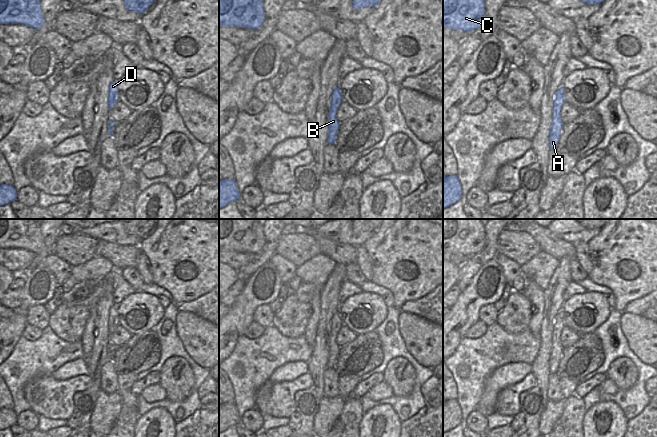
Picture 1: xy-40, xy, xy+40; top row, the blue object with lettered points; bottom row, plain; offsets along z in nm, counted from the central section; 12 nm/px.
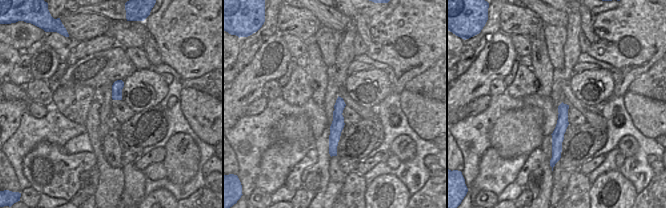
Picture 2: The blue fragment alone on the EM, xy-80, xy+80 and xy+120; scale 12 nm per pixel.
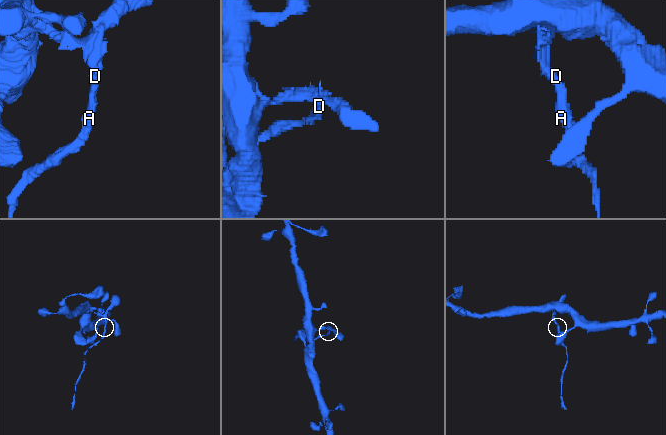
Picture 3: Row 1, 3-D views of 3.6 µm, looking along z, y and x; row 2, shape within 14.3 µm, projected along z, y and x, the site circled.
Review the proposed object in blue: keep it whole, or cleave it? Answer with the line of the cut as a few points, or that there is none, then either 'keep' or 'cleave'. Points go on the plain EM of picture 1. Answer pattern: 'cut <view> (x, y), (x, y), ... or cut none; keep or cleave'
cut xy+40 (553, 331), (560, 339); cleave

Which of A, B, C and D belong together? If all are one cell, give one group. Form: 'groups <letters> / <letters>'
groups A B / C D

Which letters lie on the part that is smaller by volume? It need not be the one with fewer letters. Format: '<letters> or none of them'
A, B

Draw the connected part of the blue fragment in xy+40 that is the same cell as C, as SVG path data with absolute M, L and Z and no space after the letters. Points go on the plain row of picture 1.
M443 219L443 252L472 256L485 247L485 221L483 219Z

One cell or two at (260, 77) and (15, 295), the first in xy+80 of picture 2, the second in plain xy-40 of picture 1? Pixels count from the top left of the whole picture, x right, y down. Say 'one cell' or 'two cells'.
two cells

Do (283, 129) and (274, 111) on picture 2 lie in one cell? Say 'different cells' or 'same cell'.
different cells

